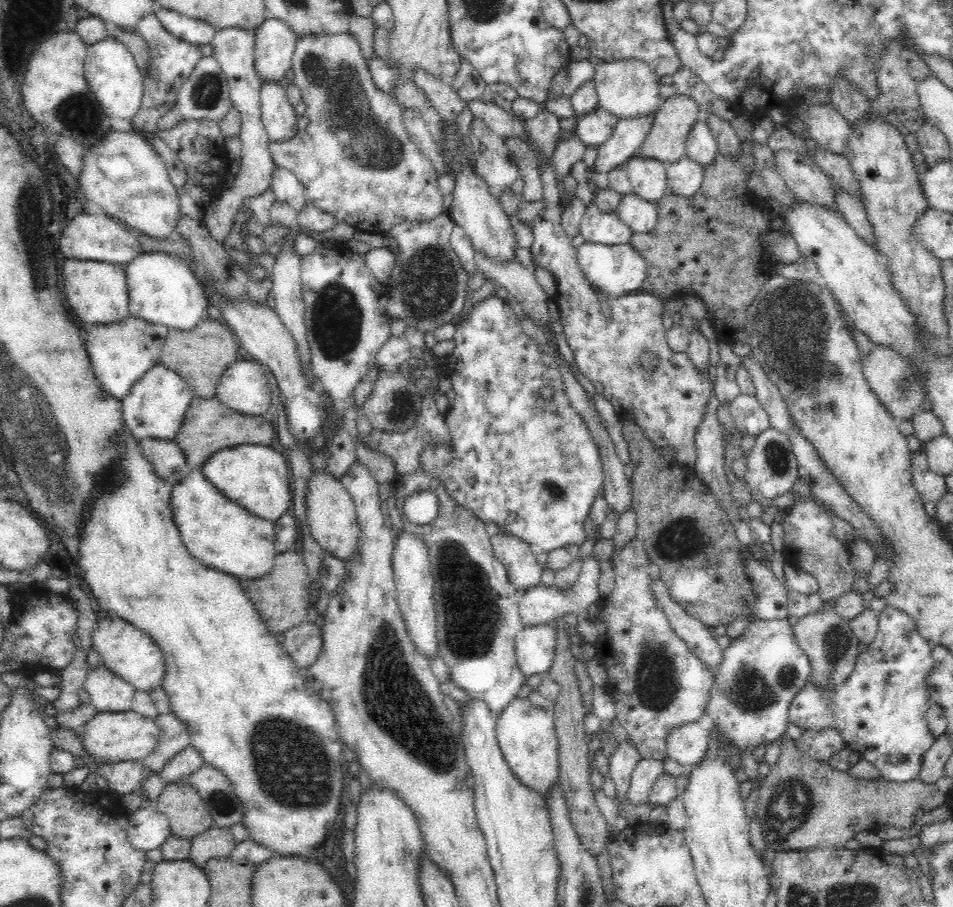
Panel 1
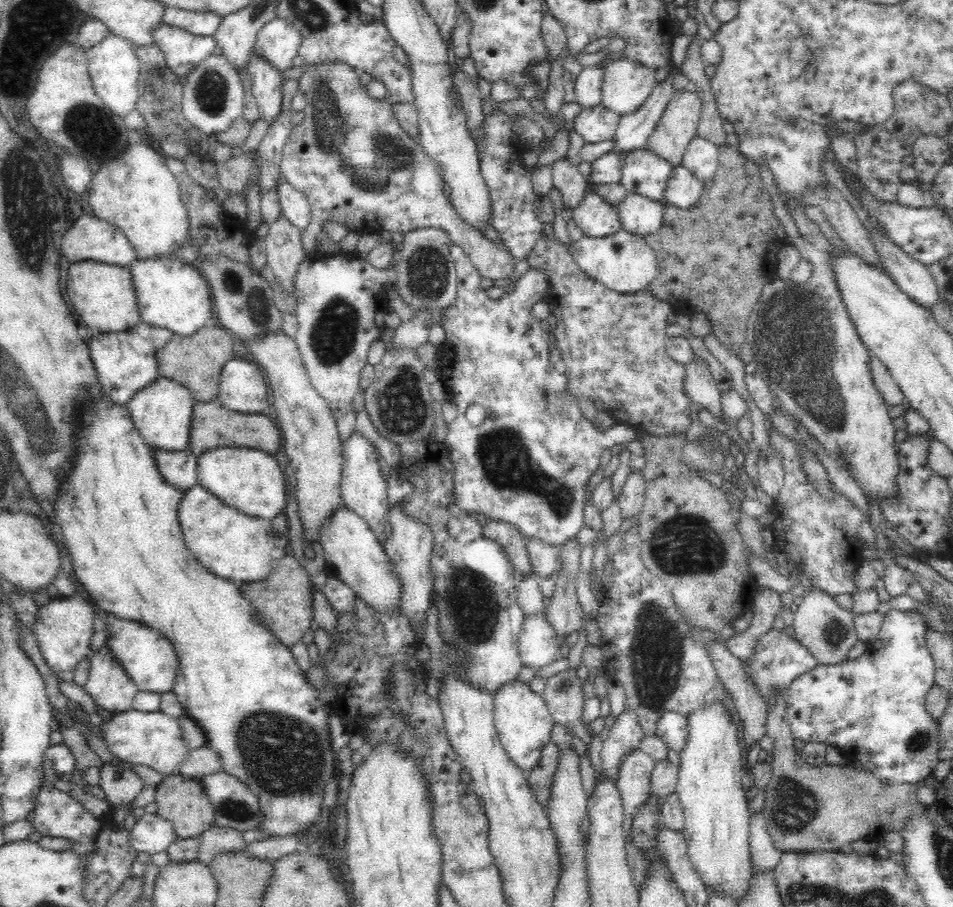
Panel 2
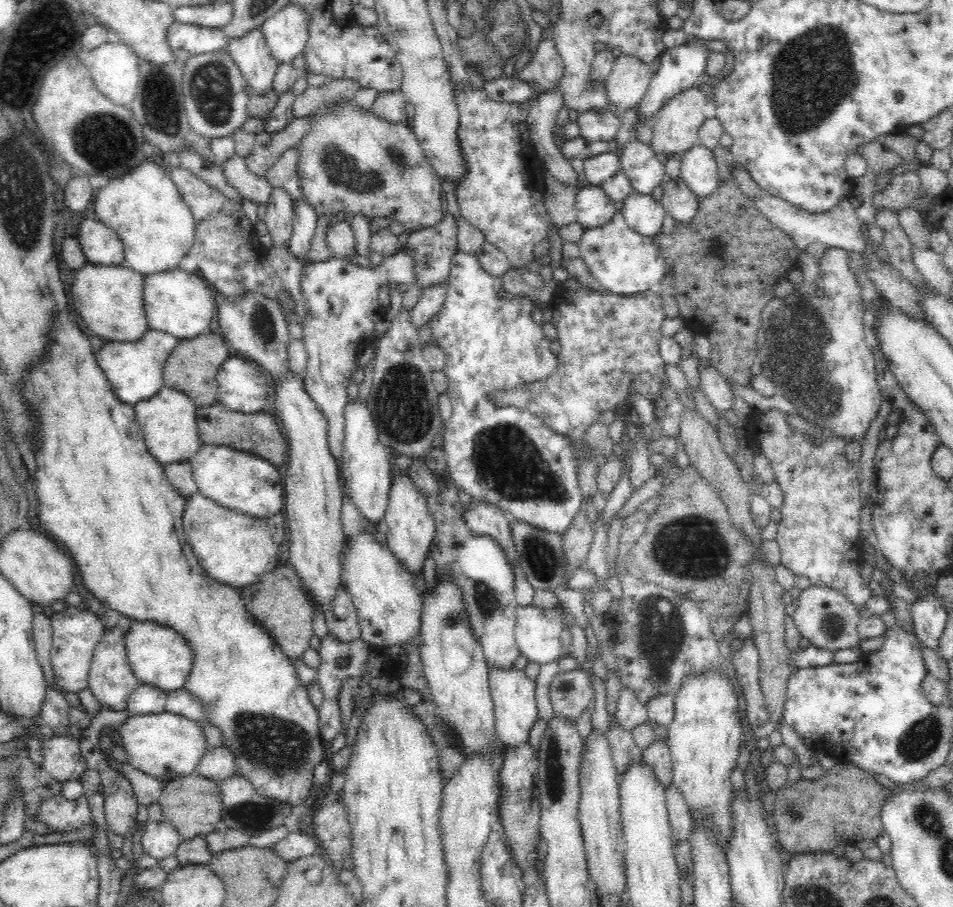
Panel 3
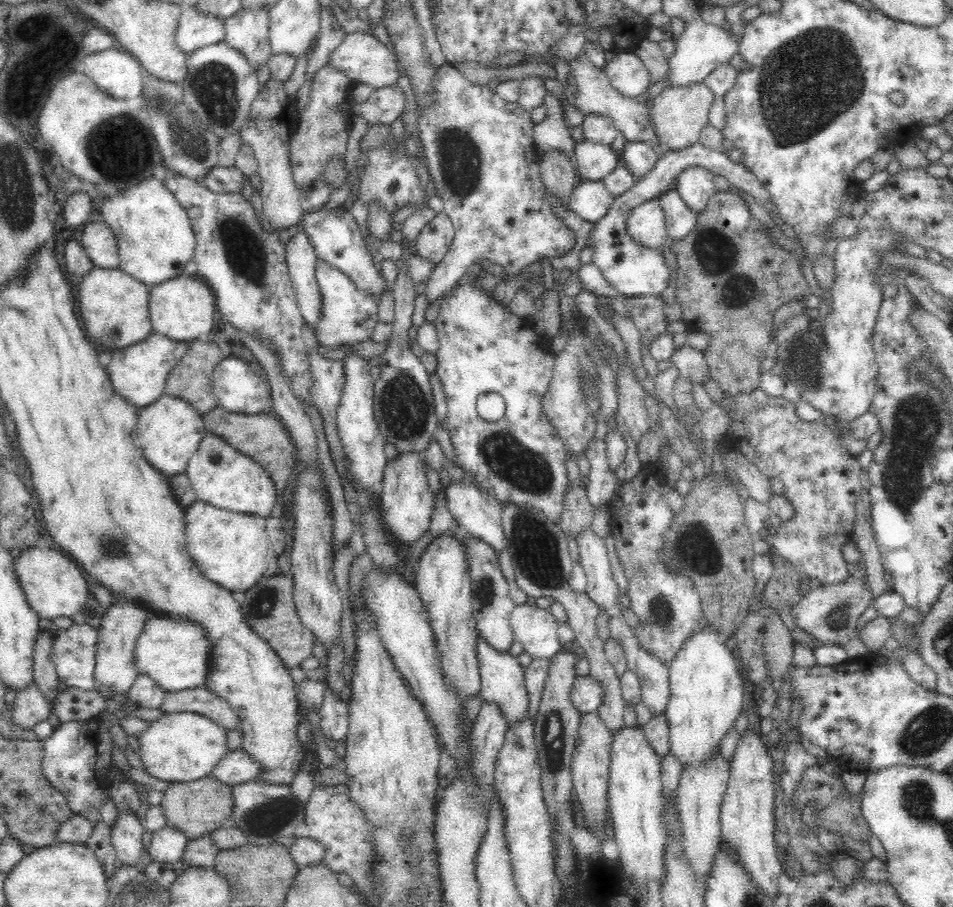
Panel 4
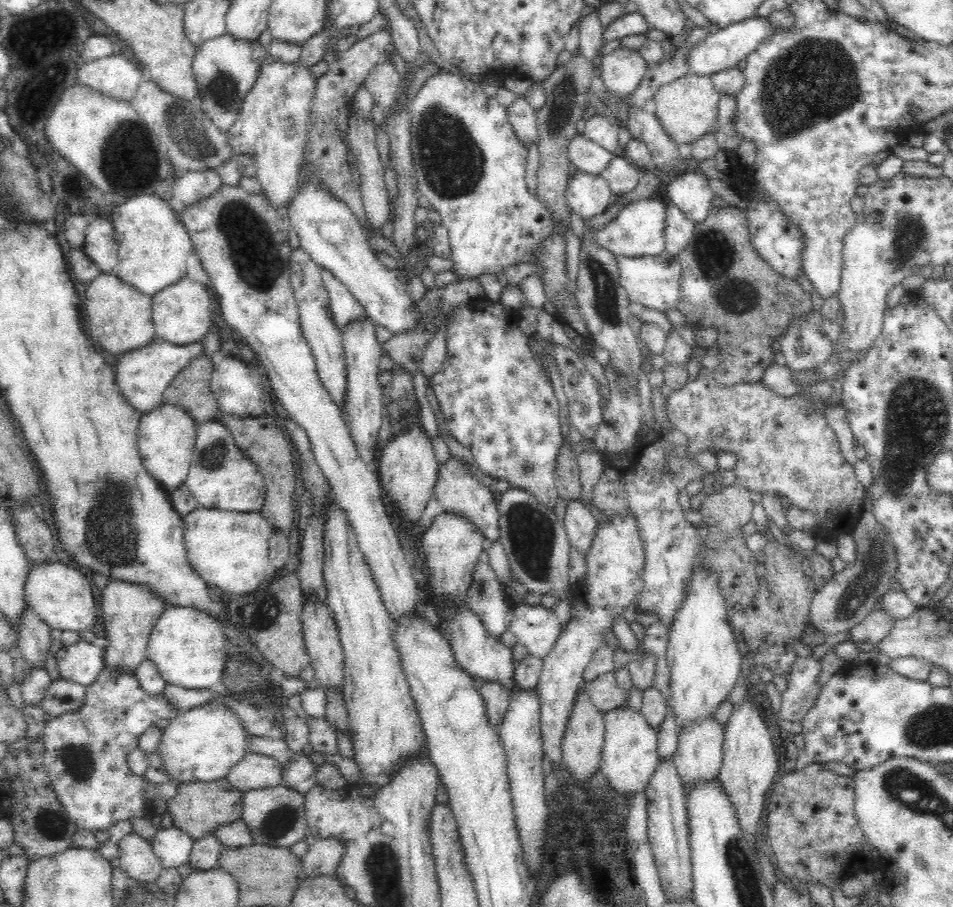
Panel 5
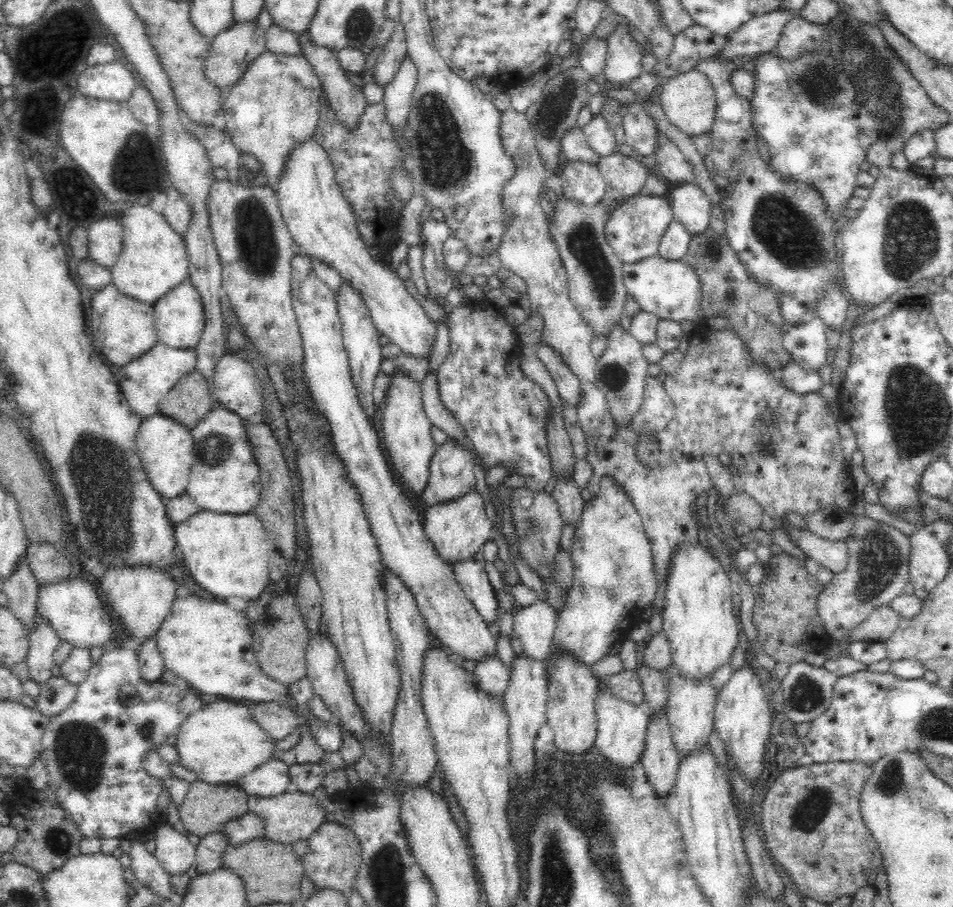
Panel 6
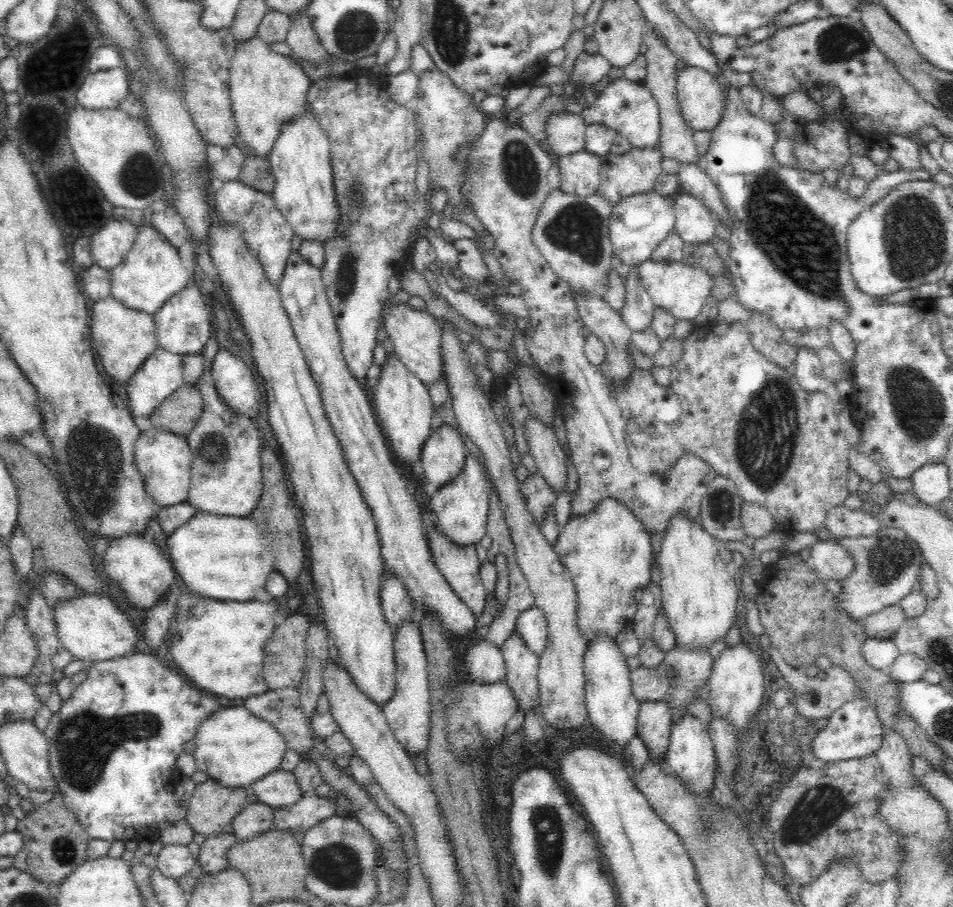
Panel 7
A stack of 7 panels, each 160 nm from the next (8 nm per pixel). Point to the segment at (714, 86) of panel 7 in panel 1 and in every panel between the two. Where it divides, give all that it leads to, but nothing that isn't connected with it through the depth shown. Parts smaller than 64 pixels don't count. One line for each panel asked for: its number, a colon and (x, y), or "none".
1: (674, 119)
2: (678, 126)
3: (676, 125)
4: (679, 113)
5: (687, 108)
6: (689, 101)

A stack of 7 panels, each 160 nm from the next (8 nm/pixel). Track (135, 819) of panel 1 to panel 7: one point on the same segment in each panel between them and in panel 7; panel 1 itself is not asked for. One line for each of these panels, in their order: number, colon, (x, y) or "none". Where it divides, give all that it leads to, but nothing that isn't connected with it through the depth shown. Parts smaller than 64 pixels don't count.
2: (152, 833)
3: (160, 839)
4: (168, 844)
5: (172, 846)
6: (176, 853)
7: (174, 861)

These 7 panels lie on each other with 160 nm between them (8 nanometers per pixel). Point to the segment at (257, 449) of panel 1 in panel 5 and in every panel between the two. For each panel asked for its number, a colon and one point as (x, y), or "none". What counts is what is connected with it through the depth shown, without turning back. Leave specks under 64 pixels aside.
2: (249, 480)
3: (237, 480)
4: (223, 477)
5: (221, 477)

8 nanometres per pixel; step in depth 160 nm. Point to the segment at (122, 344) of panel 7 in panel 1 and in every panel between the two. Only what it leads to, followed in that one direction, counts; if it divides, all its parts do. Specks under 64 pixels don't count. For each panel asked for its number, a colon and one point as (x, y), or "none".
1: (97, 291)
2: (104, 295)
3: (110, 299)
4: (114, 307)
5: (120, 318)
6: (123, 329)

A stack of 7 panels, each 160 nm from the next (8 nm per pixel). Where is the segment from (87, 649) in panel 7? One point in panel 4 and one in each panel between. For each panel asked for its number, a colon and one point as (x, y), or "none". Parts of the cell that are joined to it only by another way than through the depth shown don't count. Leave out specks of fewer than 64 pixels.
4: (54, 587)
5: (62, 597)
6: (73, 608)

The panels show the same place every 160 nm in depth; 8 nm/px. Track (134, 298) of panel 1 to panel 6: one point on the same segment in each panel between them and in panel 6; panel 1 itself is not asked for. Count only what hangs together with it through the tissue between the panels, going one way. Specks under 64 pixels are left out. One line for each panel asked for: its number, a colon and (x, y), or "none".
2: (171, 294)
3: (176, 302)
4: (182, 308)
5: (182, 312)
6: (179, 316)

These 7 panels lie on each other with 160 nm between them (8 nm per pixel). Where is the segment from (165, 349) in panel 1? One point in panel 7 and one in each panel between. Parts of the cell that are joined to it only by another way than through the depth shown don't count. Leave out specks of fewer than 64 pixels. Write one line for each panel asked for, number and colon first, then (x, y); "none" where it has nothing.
2: (195, 361)
3: (191, 368)
4: (191, 379)
5: (190, 389)
6: (189, 400)
7: (178, 414)

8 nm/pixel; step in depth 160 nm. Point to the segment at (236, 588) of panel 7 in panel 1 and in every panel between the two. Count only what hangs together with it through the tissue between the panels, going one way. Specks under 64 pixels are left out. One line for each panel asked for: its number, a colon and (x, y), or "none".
1: (220, 534)
2: (230, 544)
3: (235, 549)
4: (232, 549)
5: (230, 550)
6: (228, 555)

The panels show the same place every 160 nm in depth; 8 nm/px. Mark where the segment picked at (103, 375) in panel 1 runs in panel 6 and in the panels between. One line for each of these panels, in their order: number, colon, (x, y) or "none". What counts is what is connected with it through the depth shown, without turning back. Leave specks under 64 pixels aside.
2: (125, 362)
3: (134, 369)
4: (138, 372)
5: (142, 375)
6: (144, 381)

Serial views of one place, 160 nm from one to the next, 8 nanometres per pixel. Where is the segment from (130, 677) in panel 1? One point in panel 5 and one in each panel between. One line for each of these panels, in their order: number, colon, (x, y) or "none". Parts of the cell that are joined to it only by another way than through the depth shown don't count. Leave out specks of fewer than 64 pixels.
2: (150, 660)
3: (157, 654)
4: (175, 652)
5: (189, 647)

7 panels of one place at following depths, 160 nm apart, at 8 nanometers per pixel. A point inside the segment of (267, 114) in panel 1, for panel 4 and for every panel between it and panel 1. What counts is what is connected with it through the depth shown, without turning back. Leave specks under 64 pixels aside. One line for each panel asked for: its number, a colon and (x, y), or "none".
2: (267, 82)
3: (249, 51)
4: (247, 31)

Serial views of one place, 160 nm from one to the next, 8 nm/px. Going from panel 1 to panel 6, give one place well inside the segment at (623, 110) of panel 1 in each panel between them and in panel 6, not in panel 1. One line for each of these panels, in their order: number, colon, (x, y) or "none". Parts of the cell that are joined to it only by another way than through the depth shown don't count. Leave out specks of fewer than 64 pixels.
2: (626, 85)
3: (629, 80)
4: (627, 74)
5: (621, 71)
6: (623, 59)

